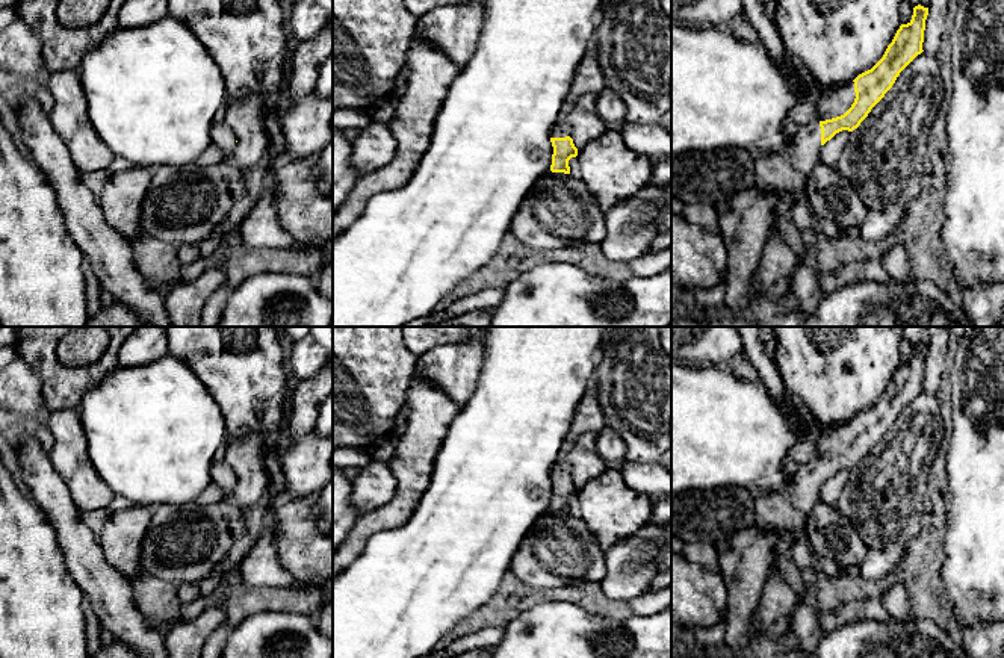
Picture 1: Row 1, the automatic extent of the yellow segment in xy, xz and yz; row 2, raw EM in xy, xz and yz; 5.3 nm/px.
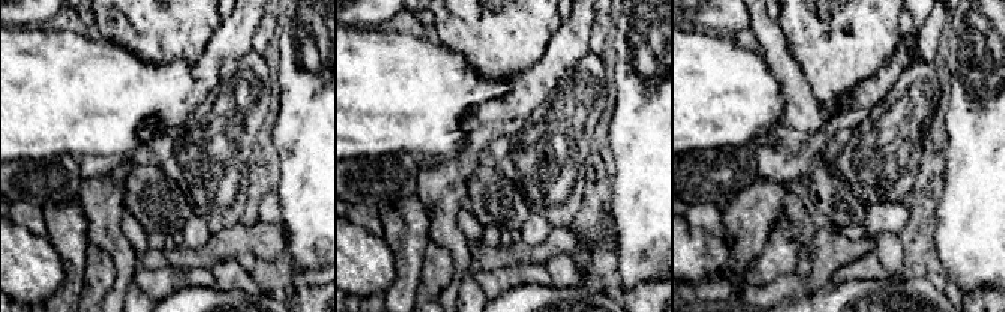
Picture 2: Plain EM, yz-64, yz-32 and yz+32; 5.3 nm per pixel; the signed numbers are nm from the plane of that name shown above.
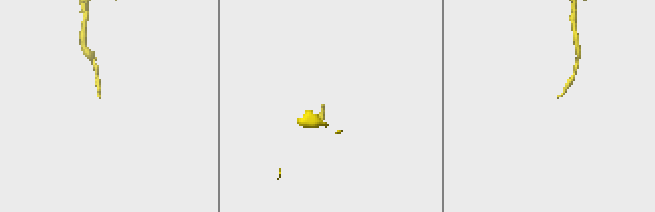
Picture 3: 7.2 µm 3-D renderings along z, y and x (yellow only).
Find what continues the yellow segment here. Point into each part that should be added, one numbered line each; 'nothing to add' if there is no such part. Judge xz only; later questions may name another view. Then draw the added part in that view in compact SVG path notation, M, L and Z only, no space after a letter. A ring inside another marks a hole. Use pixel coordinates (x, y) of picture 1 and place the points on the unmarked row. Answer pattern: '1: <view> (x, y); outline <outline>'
1: xz (588, 416); outline M590 386L573 414L570 433L562 445L562 454L553 466L550 476L569 475L566 455L578 445L578 437L588 431L599 433L603 427L603 411L597 401L594 387Z

